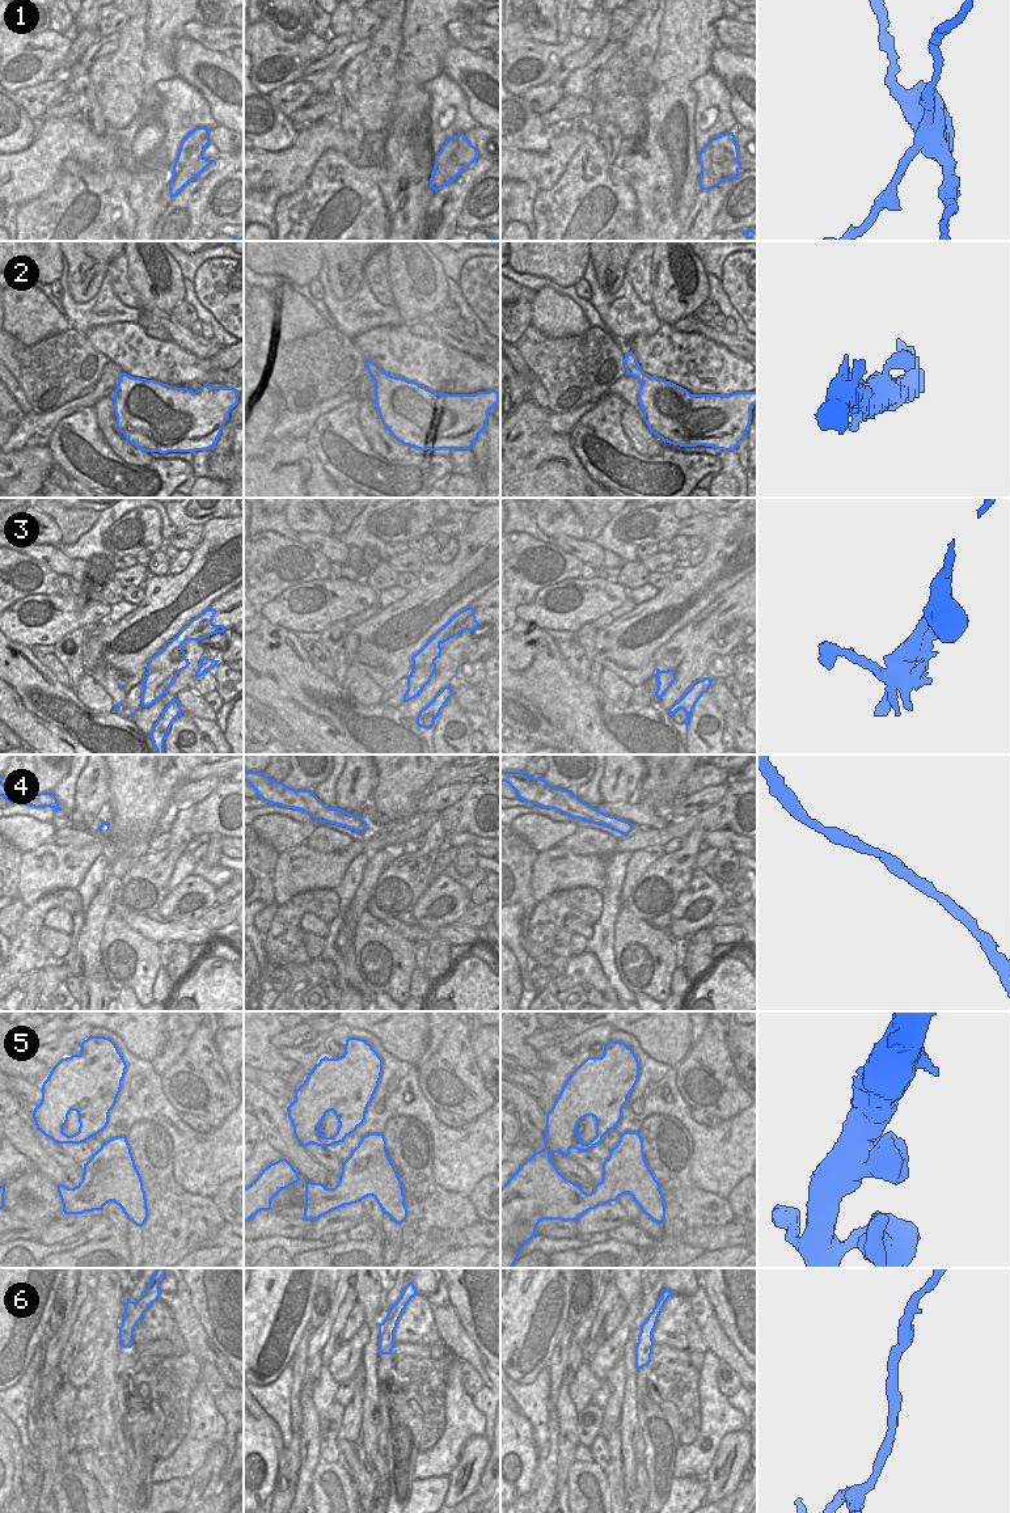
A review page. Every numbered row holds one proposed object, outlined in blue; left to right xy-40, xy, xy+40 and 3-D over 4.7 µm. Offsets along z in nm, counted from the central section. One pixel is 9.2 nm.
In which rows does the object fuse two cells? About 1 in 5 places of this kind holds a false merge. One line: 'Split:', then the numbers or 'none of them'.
Split: 1, 3

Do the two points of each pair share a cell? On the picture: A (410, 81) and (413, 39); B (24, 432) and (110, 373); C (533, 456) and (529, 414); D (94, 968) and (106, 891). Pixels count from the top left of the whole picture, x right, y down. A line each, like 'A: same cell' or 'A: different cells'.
A: same cell
B: same cell
C: same cell
D: same cell

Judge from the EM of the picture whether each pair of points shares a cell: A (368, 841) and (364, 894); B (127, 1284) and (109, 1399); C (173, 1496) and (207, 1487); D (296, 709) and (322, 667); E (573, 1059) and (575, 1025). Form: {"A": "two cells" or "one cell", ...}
{"A": "two cells", "B": "two cells", "C": "two cells", "D": "two cells", "E": "two cells"}

